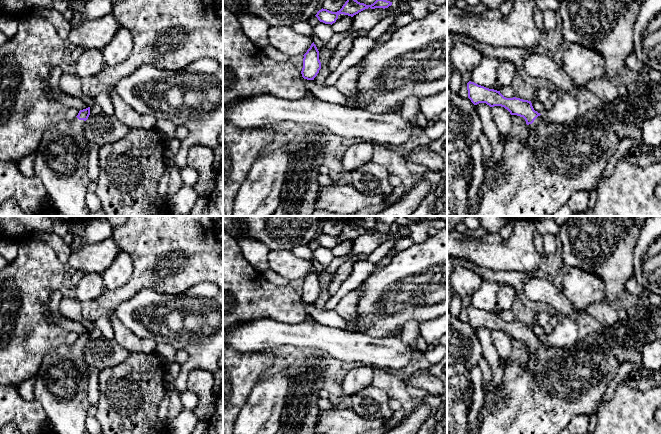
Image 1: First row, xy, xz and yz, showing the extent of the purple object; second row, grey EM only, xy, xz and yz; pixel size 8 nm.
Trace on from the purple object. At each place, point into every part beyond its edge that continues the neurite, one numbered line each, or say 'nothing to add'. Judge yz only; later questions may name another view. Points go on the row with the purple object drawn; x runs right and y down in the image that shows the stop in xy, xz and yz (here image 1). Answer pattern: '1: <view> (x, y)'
1: yz (557, 160)

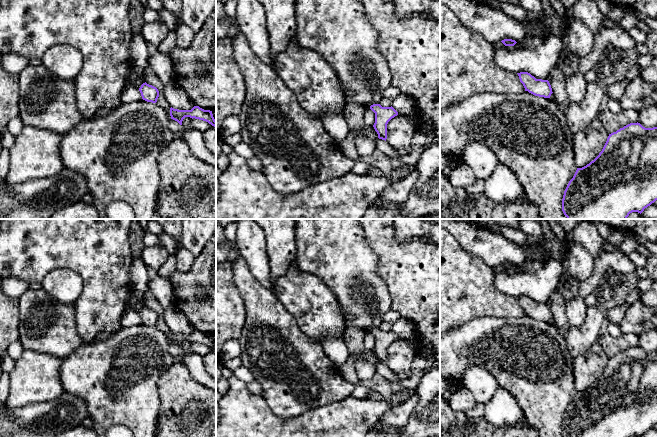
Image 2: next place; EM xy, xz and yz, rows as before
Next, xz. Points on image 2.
nothing to add

